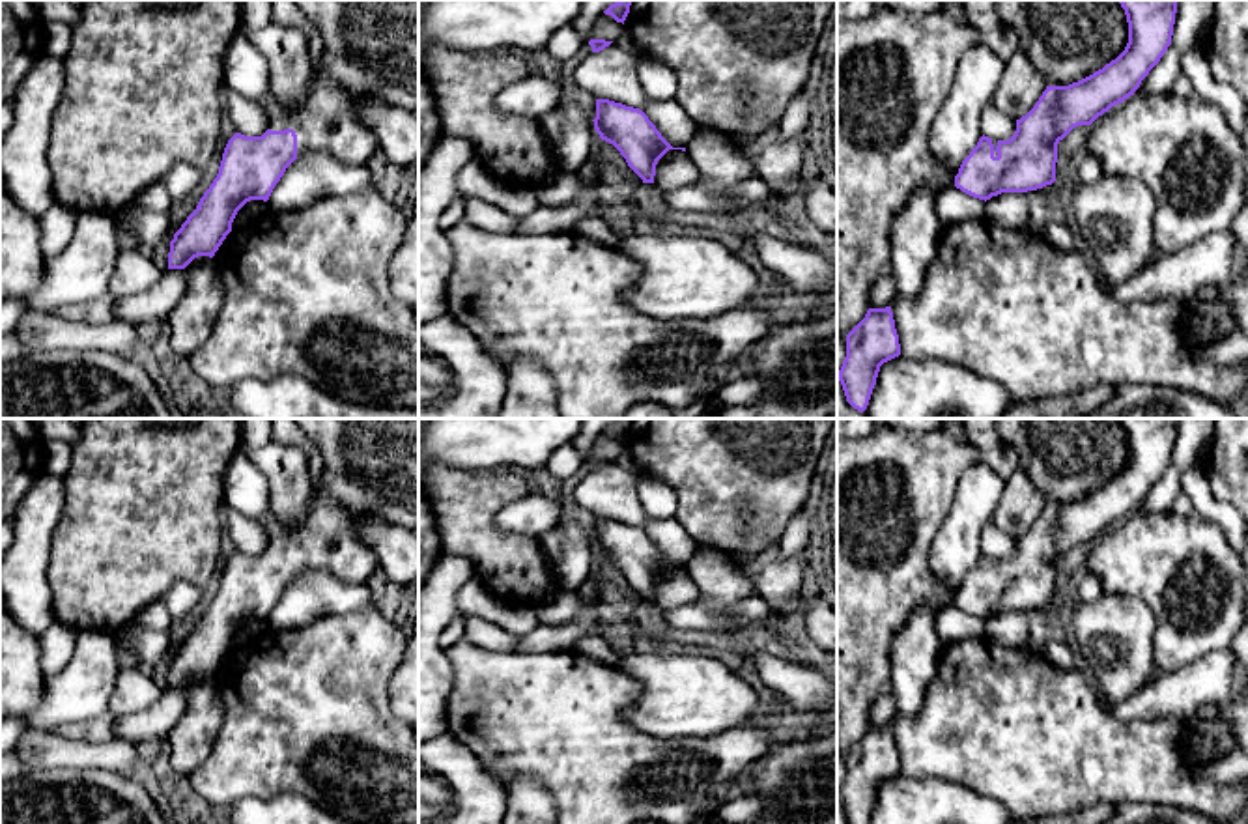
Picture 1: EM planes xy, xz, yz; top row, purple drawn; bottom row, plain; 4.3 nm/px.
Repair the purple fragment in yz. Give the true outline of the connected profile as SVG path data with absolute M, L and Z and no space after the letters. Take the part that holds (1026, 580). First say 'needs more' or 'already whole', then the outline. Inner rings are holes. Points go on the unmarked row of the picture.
needs more; M1117 419L1128 441L1125 469L1093 493L1069 504L1048 504L1026 475L1013 475L992 512L990 521L1016 540L1009 559L981 555L962 579L955 605L962 611L990 618L1001 611L1037 609L1056 600L1057 562L1078 544L1091 544L1112 525L1123 521L1140 506L1142 499L1160 480L1171 463L1177 419Z

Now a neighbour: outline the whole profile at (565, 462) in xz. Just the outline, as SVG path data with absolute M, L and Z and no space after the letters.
M572 447L557 450L549 460L549 471L559 480L564 480L572 476L579 467L583 465L583 460L579 452Z

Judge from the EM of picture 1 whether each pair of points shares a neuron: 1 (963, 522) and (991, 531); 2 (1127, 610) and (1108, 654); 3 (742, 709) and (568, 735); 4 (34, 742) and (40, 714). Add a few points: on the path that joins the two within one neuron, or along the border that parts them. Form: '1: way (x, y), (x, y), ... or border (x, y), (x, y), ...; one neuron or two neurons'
1: border (989, 520), (983, 527), (981, 552); two neurons
2: way (1125, 621), (1116, 634), (1116, 643); one neuron
3: border (638, 682), (624, 718), (675, 737); two neurons
4: border (28, 727), (43, 733); two neurons

